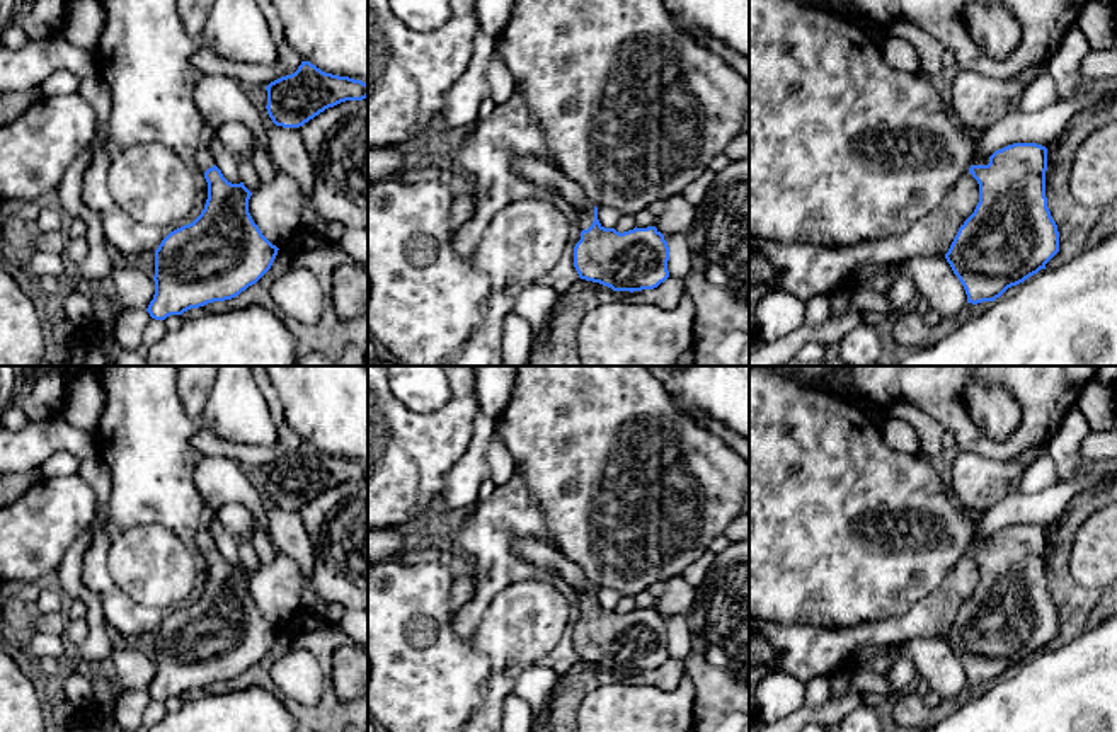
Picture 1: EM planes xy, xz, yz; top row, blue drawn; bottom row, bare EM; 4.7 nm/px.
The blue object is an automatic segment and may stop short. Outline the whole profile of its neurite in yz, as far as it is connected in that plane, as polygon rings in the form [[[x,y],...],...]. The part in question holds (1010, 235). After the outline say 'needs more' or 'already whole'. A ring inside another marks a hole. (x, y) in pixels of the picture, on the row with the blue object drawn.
[[[1013,143],[988,158],[974,155],[969,174],[979,184],[979,203],[945,254],[967,303],[994,301],[1008,288],[1045,269],[1059,252],[1057,225],[1047,208],[1045,170],[1047,148],[1037,143]]] | needs more

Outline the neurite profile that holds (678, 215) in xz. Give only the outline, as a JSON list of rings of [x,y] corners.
[[[681,194],[666,199],[662,206],[664,209],[656,221],[656,228],[662,235],[686,232],[695,223],[696,206]]]

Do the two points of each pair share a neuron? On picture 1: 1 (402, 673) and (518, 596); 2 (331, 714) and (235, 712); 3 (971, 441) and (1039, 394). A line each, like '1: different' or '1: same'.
1: same
2: different
3: same

